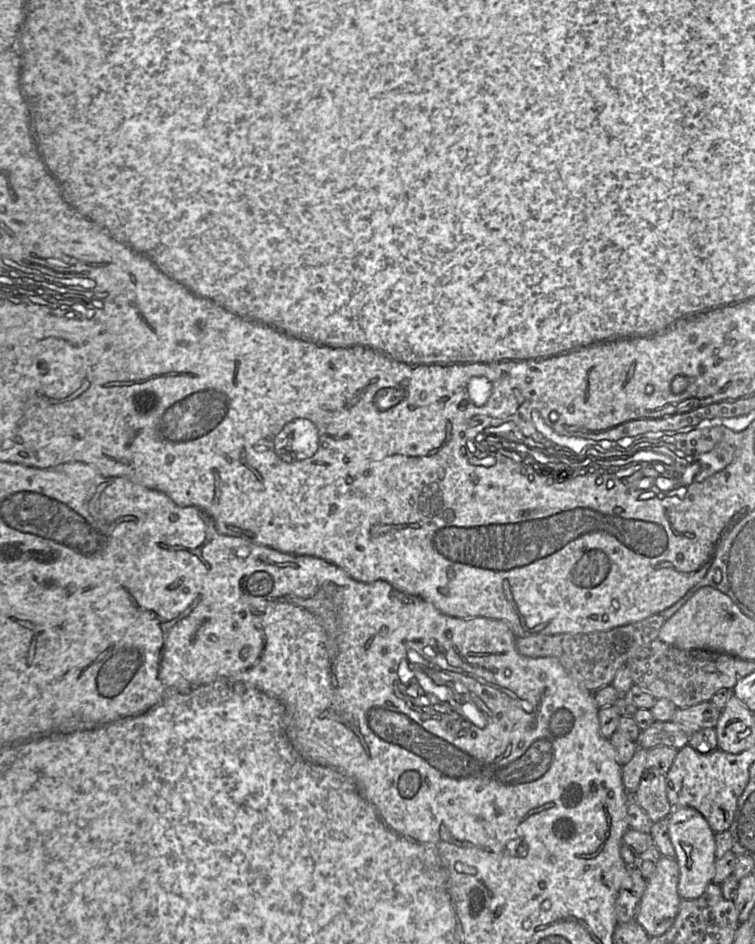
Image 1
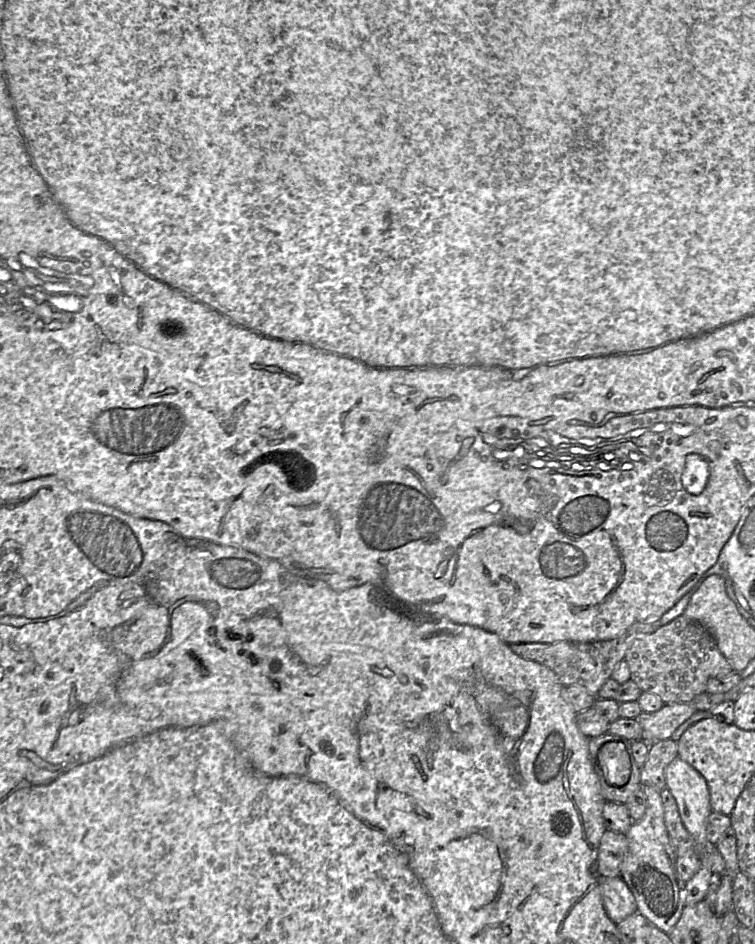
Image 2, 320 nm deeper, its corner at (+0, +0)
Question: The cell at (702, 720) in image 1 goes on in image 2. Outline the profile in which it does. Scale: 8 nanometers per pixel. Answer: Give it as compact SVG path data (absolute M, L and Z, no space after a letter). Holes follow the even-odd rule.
M666 703L656 712L641 712L640 715L635 717L635 720L642 727L642 740L647 743L654 743L671 738L675 730L696 711L692 703Z

